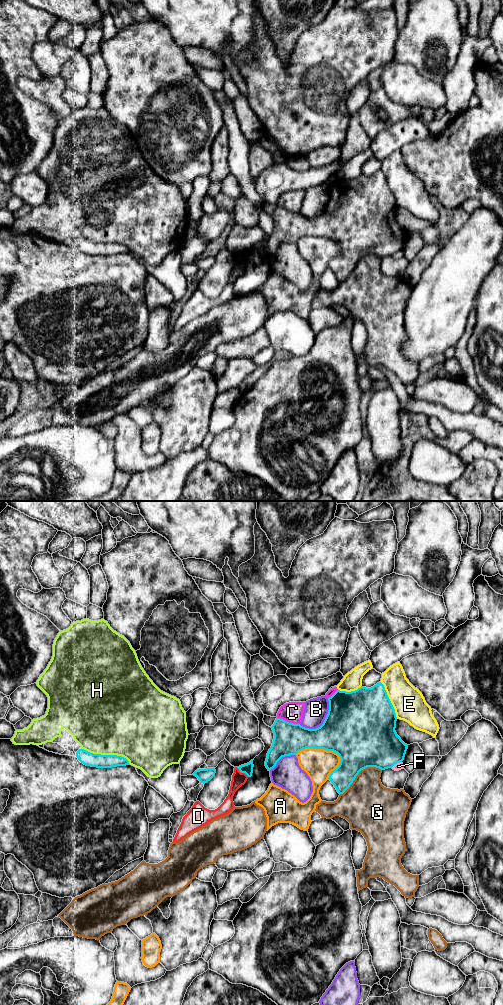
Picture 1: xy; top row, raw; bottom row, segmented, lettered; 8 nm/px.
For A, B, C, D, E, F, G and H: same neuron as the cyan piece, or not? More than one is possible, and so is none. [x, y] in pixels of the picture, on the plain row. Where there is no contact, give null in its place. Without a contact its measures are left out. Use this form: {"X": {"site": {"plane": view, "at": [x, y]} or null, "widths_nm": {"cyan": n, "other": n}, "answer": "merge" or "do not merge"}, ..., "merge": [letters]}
{"A": {"site": {"plane": "xy", "at": [319, 236]}, "widths_nm": {"cyan": 380, "other": 240}, "answer": "do not merge"}, "B": {"site": {"plane": "xy", "at": [323, 210]}, "widths_nm": {"cyan": 480, "other": 190}, "answer": "do not merge"}, "C": {"site": {"plane": "xy", "at": [288, 210]}, "widths_nm": {"cyan": 240, "other": 170}, "answer": "do not merge"}, "D": {"site": {"plane": "xy", "at": [242, 260]}, "widths_nm": {"cyan": 80, "other": 110}, "answer": "do not merge"}, "E": {"site": {"plane": "xy", "at": [389, 188]}, "widths_nm": {"cyan": 500, "other": 260}, "answer": "do not merge"}, "F": {"site": {"plane": "xy", "at": [396, 251]}, "widths_nm": {"cyan": 400, "other": 60}, "answer": "do not merge"}, "G": {"site": {"plane": "xy", "at": [358, 261]}, "widths_nm": {"cyan": 420, "other": 380}, "answer": "do not merge"}, "H": {"site": {"plane": "xy", "at": [106, 243]}, "widths_nm": {"cyan": 110, "other": 500}, "answer": "do not merge"}, "merge": []}

